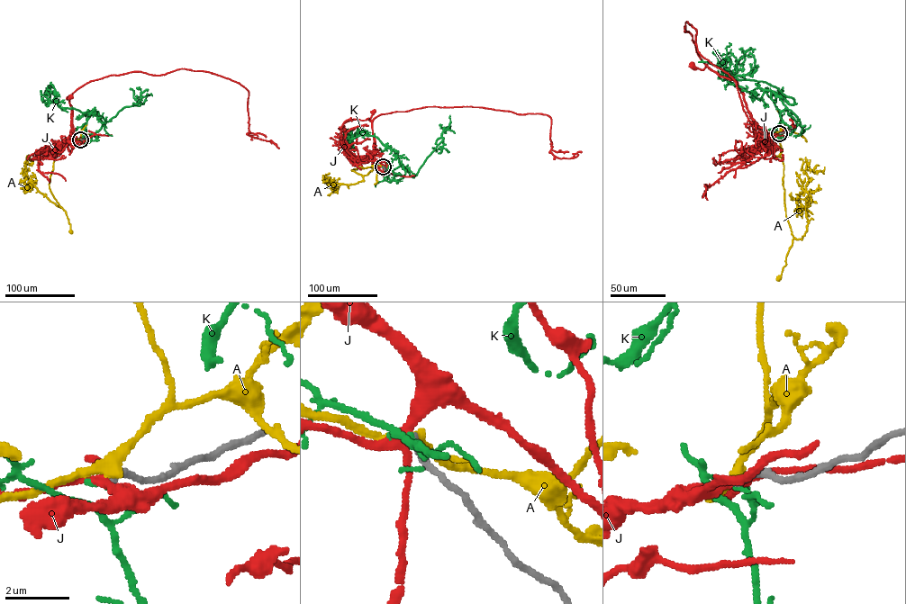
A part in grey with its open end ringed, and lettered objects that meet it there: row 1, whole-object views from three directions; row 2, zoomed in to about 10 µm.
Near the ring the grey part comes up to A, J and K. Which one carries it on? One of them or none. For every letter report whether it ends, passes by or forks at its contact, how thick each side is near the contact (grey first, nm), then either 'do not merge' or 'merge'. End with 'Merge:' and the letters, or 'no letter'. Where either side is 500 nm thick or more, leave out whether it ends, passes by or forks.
A: it passes by; 240 nm thick on the grey side, 280 nm on the other; do not merge
J: it forks there; 240 nm thick on the grey side, 240 nm on the other; do not merge
K: it ends there; 200 nm thick on the grey side, 160 nm on the other; do not merge
Merge: no letter

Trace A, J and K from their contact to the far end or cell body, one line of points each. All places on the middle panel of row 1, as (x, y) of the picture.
A: (383, 166), (358, 167), (351, 170), (362, 176), (374, 166)
J: (383, 166), (374, 159), (375, 139), (369, 119), (373, 111)
K: (383, 166), (393, 172), (394, 180), (405, 174), (396, 153), (377, 138), (359, 135), (349, 140), (353, 128)

